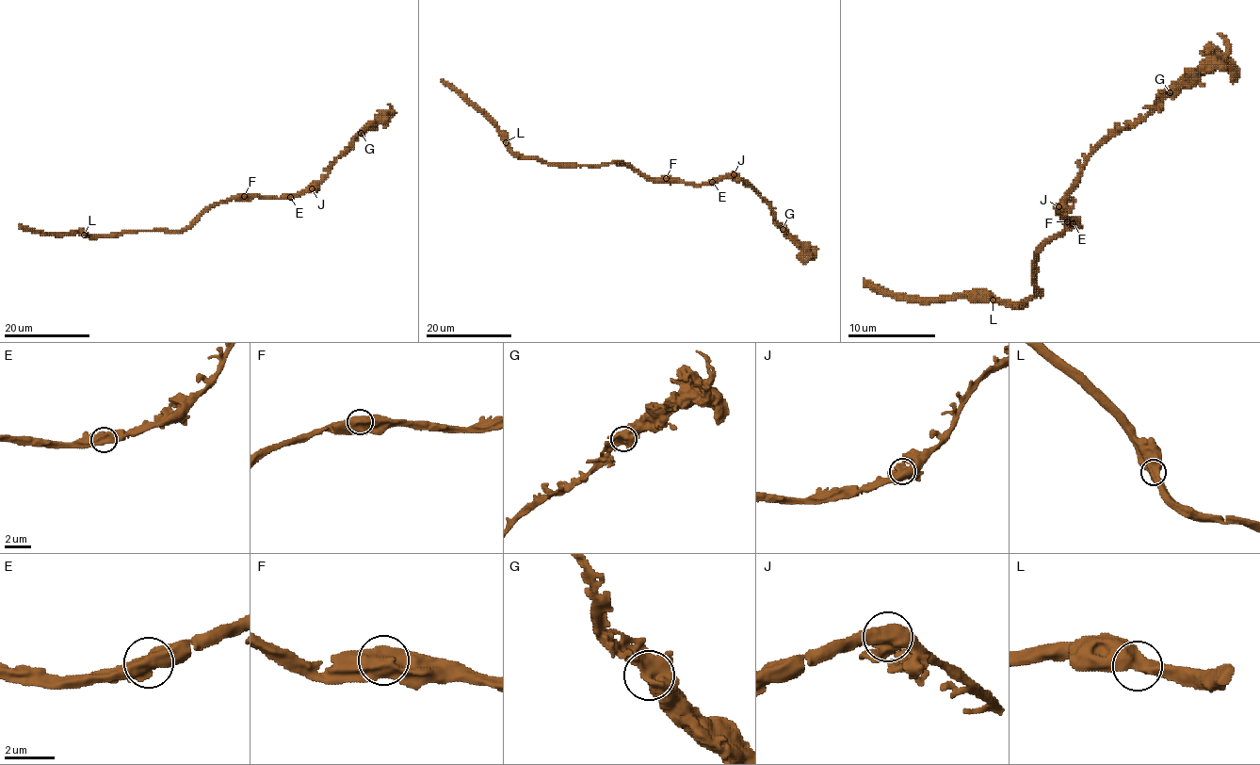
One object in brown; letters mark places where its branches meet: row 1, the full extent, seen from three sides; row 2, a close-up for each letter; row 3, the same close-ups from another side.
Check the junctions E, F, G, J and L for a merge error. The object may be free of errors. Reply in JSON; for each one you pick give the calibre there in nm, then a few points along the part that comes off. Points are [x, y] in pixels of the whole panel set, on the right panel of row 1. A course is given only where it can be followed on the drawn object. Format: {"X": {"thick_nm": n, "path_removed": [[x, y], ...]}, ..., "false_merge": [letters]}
{"false_merge": []}

